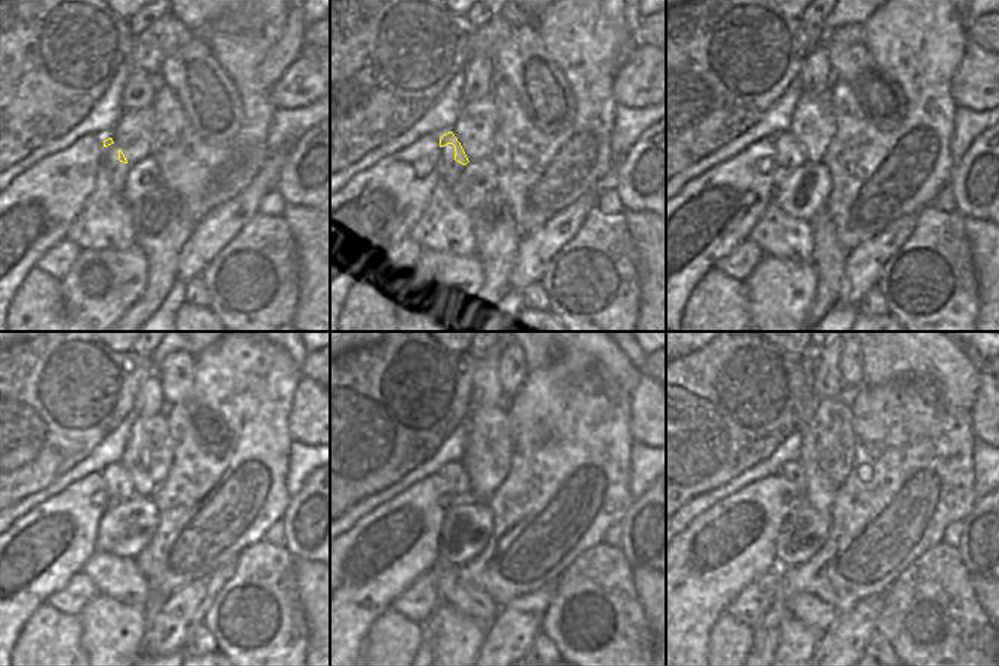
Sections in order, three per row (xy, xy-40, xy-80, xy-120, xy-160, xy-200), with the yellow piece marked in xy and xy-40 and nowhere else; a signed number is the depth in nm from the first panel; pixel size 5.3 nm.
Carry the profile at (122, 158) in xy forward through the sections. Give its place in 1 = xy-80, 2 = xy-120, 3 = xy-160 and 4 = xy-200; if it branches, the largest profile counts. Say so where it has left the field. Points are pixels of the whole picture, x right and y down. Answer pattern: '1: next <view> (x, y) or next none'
1: next xy-80 (797, 155)
2: next xy-120 (117, 473)
3: next xy-160 (453, 471)
4: next xy-200 (792, 471)

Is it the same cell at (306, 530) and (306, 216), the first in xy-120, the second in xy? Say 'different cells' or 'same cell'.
different cells

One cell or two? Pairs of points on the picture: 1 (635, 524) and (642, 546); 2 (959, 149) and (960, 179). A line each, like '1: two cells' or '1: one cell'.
1: one cell
2: two cells

